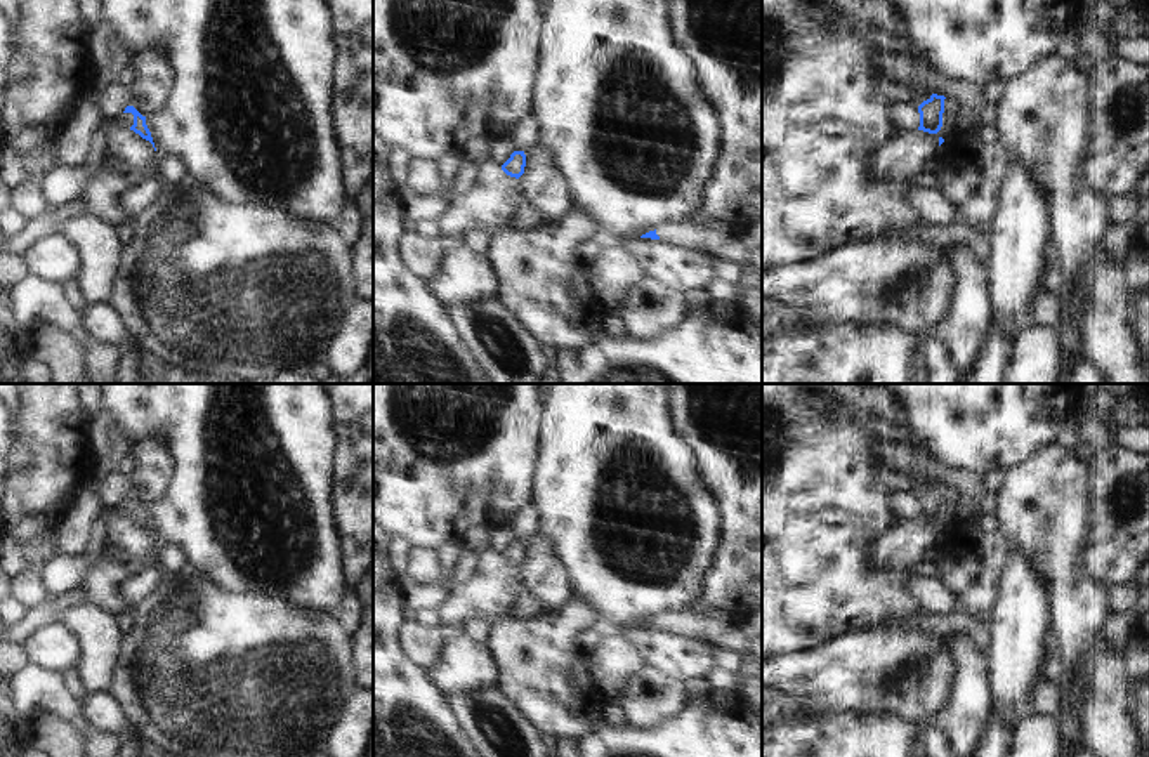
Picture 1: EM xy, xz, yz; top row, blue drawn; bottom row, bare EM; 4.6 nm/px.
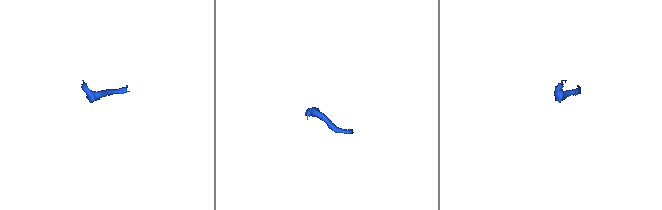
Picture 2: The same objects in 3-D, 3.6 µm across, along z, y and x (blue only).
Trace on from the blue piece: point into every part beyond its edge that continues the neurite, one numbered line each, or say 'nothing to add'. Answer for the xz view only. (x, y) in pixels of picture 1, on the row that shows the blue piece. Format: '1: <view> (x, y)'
1: xz (712, 236)

